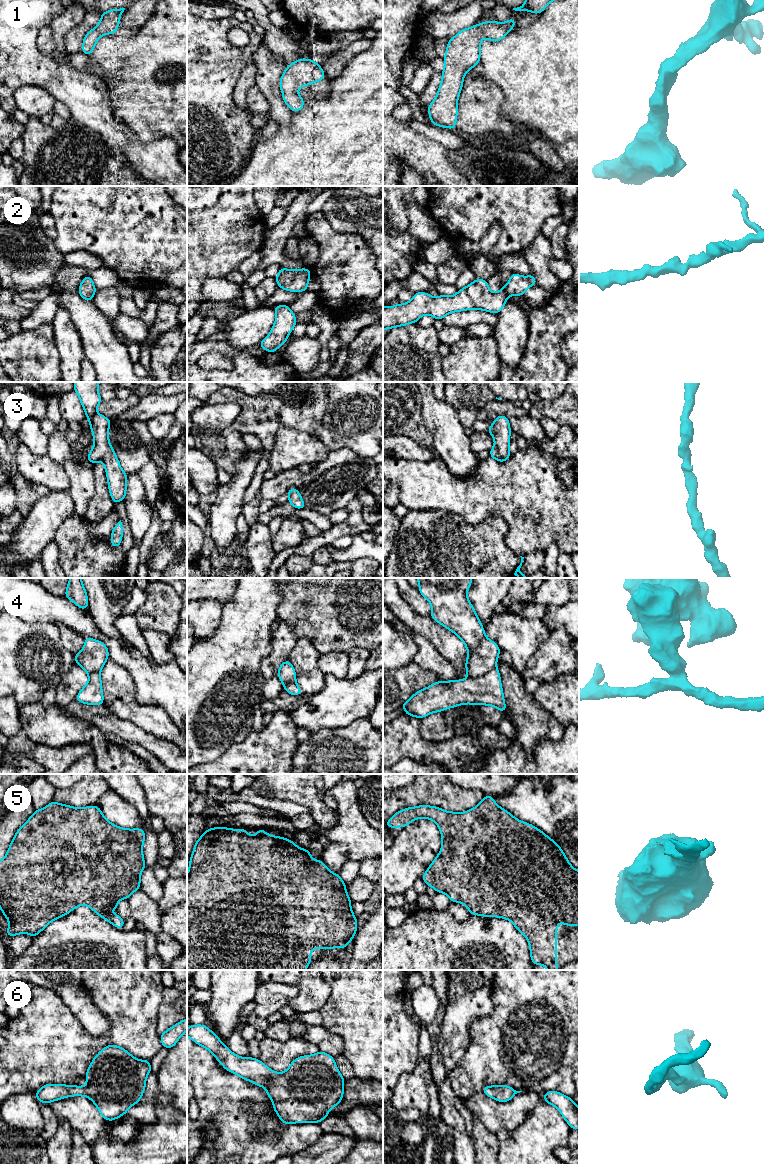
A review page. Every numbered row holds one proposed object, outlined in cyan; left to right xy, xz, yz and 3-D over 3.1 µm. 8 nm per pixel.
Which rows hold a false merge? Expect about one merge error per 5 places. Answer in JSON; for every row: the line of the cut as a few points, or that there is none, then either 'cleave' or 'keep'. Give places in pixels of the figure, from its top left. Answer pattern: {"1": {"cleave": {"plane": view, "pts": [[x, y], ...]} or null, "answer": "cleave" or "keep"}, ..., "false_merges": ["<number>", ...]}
{"1": {"cleave": null, "answer": "keep"}, "2": {"cleave": null, "answer": "keep"}, "3": {"cleave": null, "answer": "keep"}, "4": {"cleave": {"plane": "yz", "pts": [[495, 666], [483, 675], [469, 677]]}, "answer": "cleave"}, "5": {"cleave": null, "answer": "keep"}, "6": {"cleave": null, "answer": "keep"}, "false_merges": ["4"]}

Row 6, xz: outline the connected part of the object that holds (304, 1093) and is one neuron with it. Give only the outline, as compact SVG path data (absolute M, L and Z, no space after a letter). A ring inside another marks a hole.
M190 1024L187 1036L209 1050L225 1070L265 1087L283 1124L319 1123L343 1098L345 1079L334 1057L325 1052L300 1056L285 1072L278 1073L259 1059L235 1055L205 1024Z

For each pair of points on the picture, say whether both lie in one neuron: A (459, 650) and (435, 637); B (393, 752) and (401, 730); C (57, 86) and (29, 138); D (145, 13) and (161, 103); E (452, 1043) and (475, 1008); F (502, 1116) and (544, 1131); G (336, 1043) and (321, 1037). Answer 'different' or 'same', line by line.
A: same
B: same
C: different
D: different
E: same
F: different
G: same

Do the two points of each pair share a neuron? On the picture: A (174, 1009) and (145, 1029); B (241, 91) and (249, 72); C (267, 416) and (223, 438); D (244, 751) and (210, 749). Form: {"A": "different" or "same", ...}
{"A": "different", "B": "same", "C": "different", "D": "different"}

